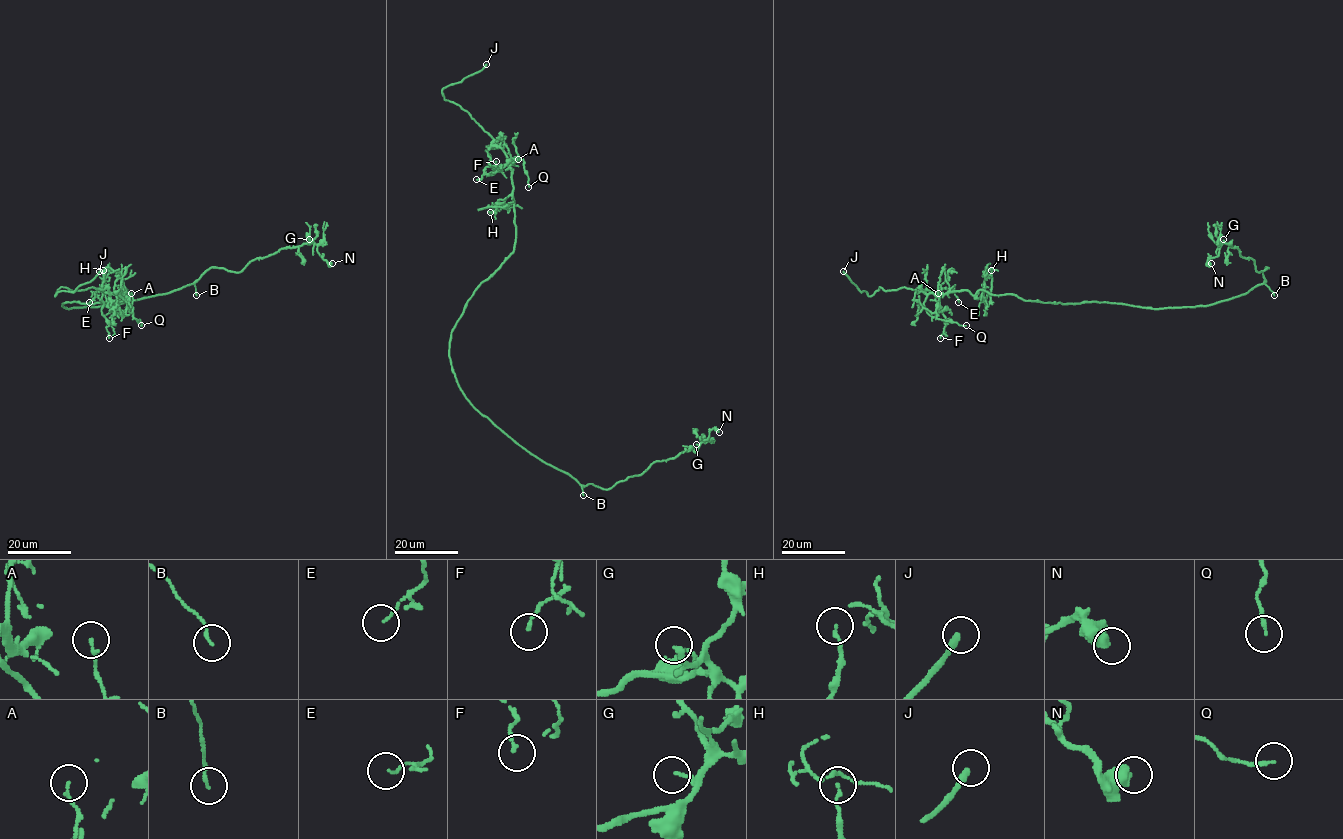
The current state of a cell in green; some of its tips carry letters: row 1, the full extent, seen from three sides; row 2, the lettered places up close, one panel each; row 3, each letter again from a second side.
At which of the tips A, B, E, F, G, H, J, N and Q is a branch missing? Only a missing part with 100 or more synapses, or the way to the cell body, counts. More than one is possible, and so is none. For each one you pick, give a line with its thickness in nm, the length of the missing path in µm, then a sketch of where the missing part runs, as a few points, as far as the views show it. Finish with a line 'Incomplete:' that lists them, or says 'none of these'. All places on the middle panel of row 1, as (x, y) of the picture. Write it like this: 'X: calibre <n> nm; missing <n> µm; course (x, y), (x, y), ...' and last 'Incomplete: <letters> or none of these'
J: calibre 240 nm; missing 10 µm
Incomplete: J

